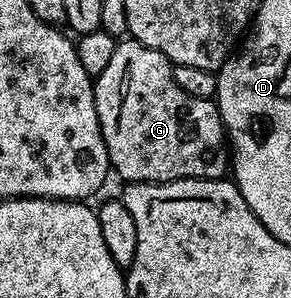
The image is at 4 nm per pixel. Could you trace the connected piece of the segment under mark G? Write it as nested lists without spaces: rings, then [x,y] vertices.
[[[136,40],[117,42],[115,56],[93,84],[95,112],[99,116],[99,128],[103,144],[107,148],[109,165],[114,175],[130,182],[174,182],[184,178],[226,177],[231,166],[231,154],[227,149],[227,135],[221,113],[213,98],[187,96],[179,84],[175,84],[174,63],[163,52]]]

